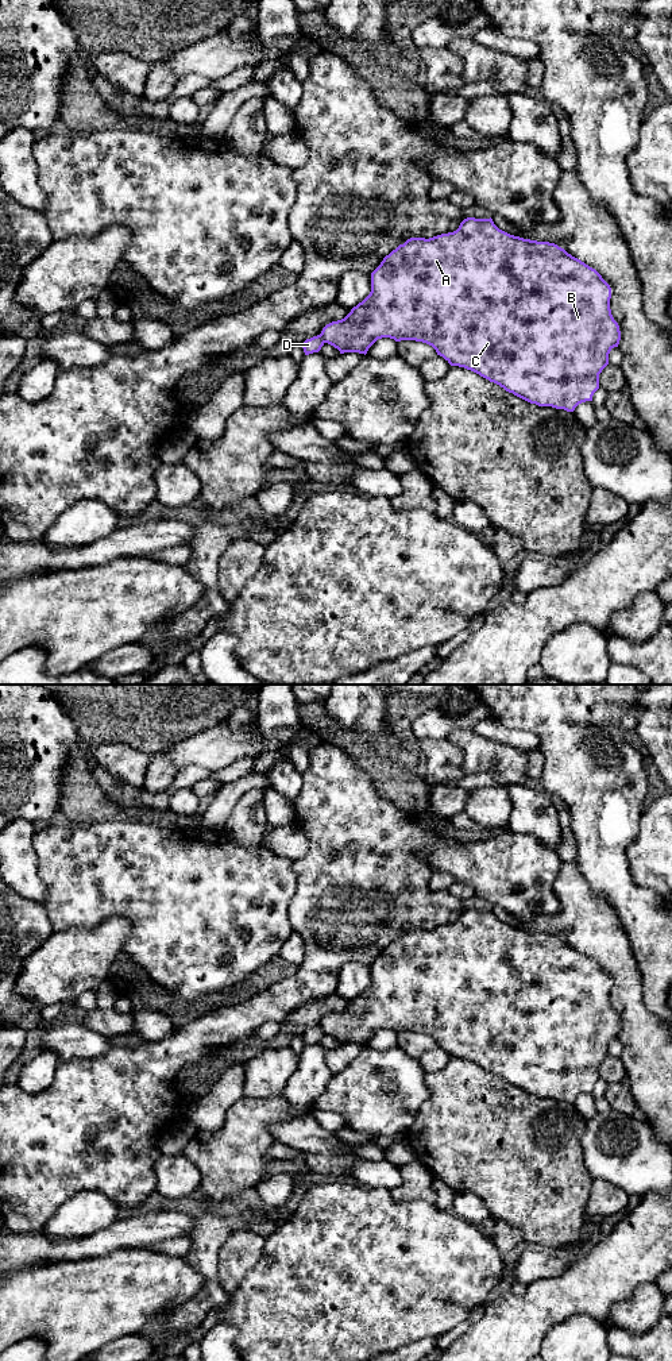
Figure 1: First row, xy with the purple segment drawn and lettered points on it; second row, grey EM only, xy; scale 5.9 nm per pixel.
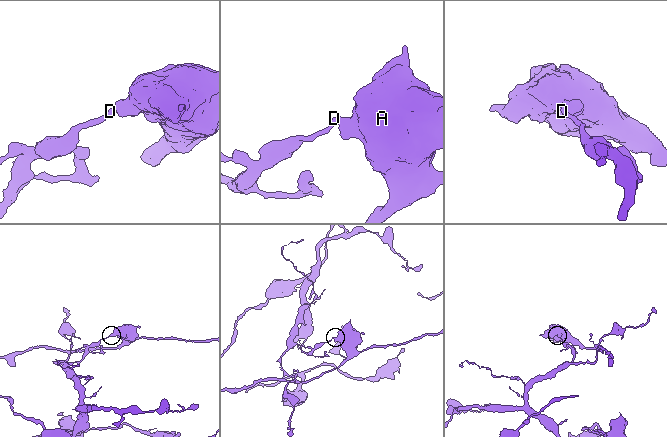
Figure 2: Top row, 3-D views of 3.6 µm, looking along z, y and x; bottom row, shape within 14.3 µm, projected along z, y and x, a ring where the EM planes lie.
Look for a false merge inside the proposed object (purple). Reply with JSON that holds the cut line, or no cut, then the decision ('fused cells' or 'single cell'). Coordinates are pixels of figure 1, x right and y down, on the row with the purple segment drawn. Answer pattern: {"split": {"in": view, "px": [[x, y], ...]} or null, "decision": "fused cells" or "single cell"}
{"split": {"in": "xy", "px": [[319, 335], [324, 342]]}, "decision": "fused cells"}

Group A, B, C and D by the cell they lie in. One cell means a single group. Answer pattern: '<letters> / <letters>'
A B C / D

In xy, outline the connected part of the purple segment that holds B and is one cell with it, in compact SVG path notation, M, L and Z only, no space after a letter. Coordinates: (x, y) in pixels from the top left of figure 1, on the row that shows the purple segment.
M467 217L453 232L441 234L429 239L410 238L386 255L381 265L371 273L370 294L354 306L344 319L327 324L320 336L324 343L337 348L340 354L359 352L364 355L368 348L382 338L390 338L395 342L422 342L432 346L437 355L443 356L451 366L471 370L530 404L573 412L579 404L592 401L594 393L599 389L599 374L609 365L610 351L618 347L621 340L619 325L611 315L610 298L611 288L602 275L557 244L510 235L499 230L491 217Z

